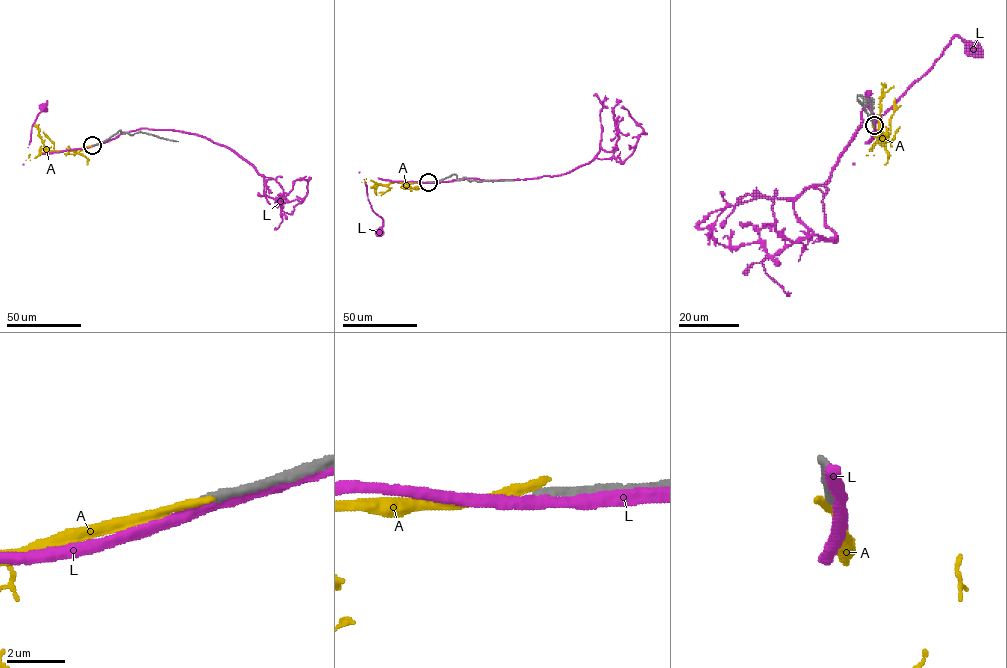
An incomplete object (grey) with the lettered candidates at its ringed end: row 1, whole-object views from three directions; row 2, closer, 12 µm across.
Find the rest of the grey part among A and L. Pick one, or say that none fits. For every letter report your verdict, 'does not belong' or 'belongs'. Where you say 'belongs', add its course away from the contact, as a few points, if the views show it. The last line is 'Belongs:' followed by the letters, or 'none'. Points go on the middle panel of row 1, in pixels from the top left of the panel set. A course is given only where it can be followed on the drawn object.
A: does not belong
L: does not belong
Belongs: none

